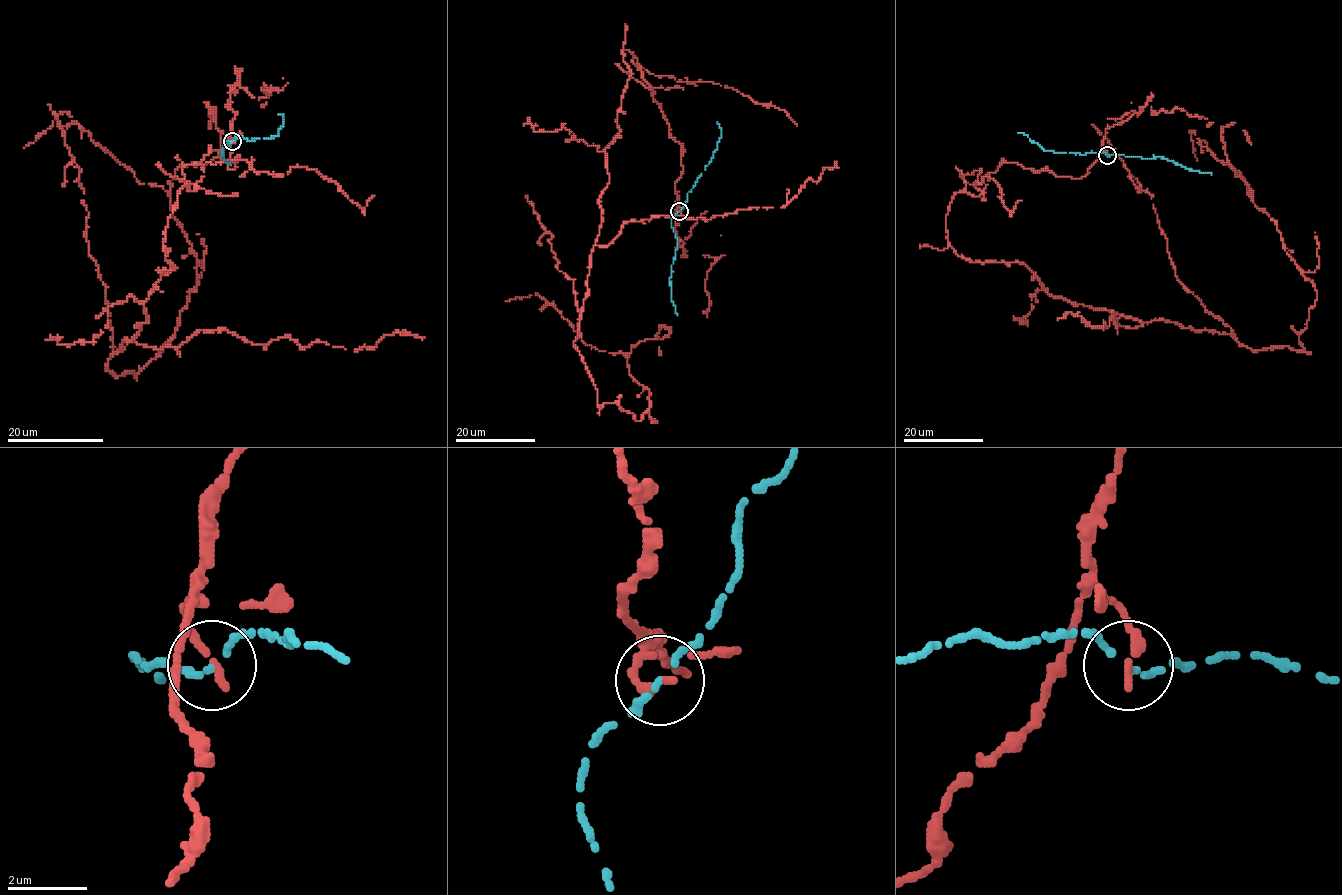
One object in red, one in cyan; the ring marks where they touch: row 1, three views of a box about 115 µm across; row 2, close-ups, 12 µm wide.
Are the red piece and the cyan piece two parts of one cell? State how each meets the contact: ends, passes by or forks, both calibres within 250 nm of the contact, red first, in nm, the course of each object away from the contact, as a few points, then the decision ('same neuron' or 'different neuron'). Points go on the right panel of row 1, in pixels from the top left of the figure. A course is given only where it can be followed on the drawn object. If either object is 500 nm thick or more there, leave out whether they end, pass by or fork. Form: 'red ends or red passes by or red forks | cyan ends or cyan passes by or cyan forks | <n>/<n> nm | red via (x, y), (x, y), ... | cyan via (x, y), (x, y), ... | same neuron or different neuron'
red ends | cyan ends | 300/200 nm | red via (1107, 155), (1003, 161), (948, 245), (1303, 350), (1315, 288), (1192, 131), (1197, 160) | cyan via (1107, 155), (1163, 157), (1192, 170), (1211, 174) | different neuron

